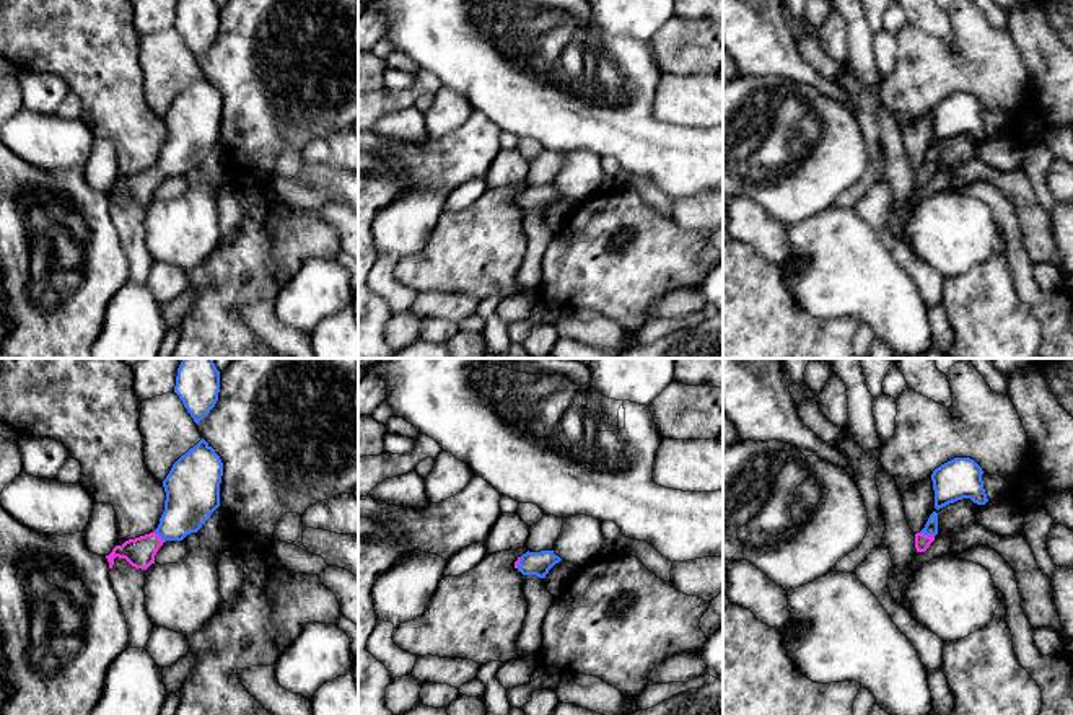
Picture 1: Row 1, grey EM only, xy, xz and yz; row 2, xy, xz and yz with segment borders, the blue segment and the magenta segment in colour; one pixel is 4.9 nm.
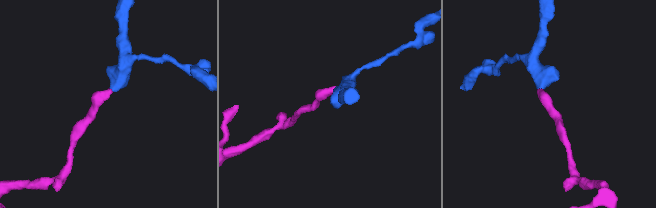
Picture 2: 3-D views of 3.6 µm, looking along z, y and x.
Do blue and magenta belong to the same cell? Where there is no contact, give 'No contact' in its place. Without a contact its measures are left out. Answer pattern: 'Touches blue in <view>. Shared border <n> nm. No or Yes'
Touches blue in yz. Shared border 80 nm. Yes

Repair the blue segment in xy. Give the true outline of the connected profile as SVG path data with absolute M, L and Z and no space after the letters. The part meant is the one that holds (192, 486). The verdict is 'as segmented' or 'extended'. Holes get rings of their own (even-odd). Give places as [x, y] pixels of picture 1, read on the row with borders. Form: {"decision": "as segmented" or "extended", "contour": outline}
{"decision": "extended", "contour": "M202 438L173 464L163 480L166 500L158 528L150 534L116 546L106 555L109 568L119 557L135 568L147 570L155 564L155 555L166 541L182 541L187 534L197 533L220 507L221 476L220 456Z"}

